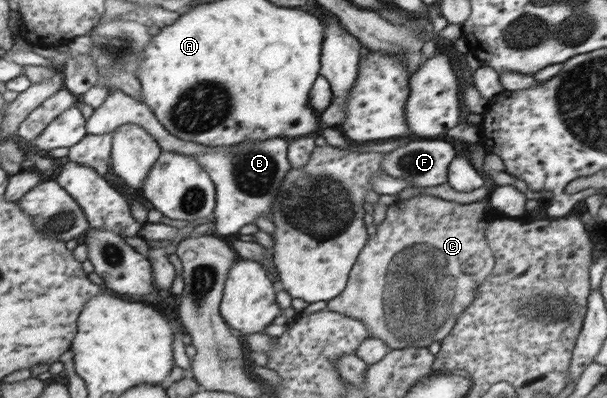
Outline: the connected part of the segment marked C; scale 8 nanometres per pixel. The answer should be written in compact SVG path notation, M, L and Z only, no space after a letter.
M417 195L396 201L399 203L387 207L387 219L377 227L377 235L368 239L344 292L327 303L329 311L363 321L372 337L383 339L392 350L428 346L432 341L440 342L451 334L457 319L476 297L477 286L496 264L487 245L485 230L496 214L486 199L469 205L443 201L433 195Z

